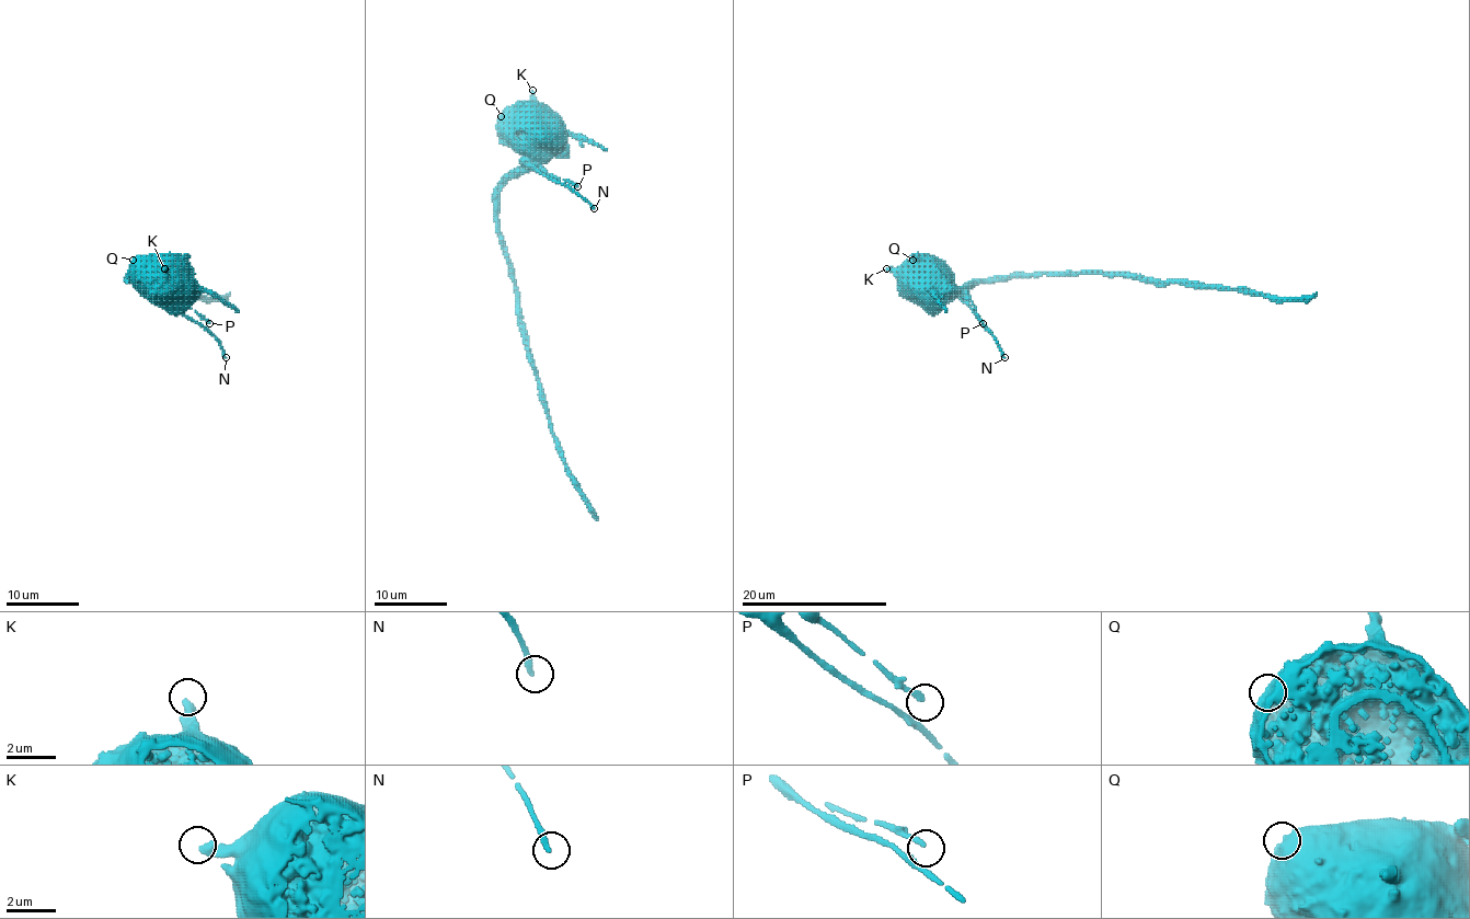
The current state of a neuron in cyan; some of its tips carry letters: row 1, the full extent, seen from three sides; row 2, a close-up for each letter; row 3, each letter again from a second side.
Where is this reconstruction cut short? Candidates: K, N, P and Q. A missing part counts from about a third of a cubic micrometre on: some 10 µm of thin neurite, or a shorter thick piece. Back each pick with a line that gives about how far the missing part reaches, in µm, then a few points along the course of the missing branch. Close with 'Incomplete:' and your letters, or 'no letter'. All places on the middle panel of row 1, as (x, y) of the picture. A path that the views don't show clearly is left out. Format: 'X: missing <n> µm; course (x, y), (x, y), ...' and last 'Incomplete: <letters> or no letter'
Incomplete: no letter

